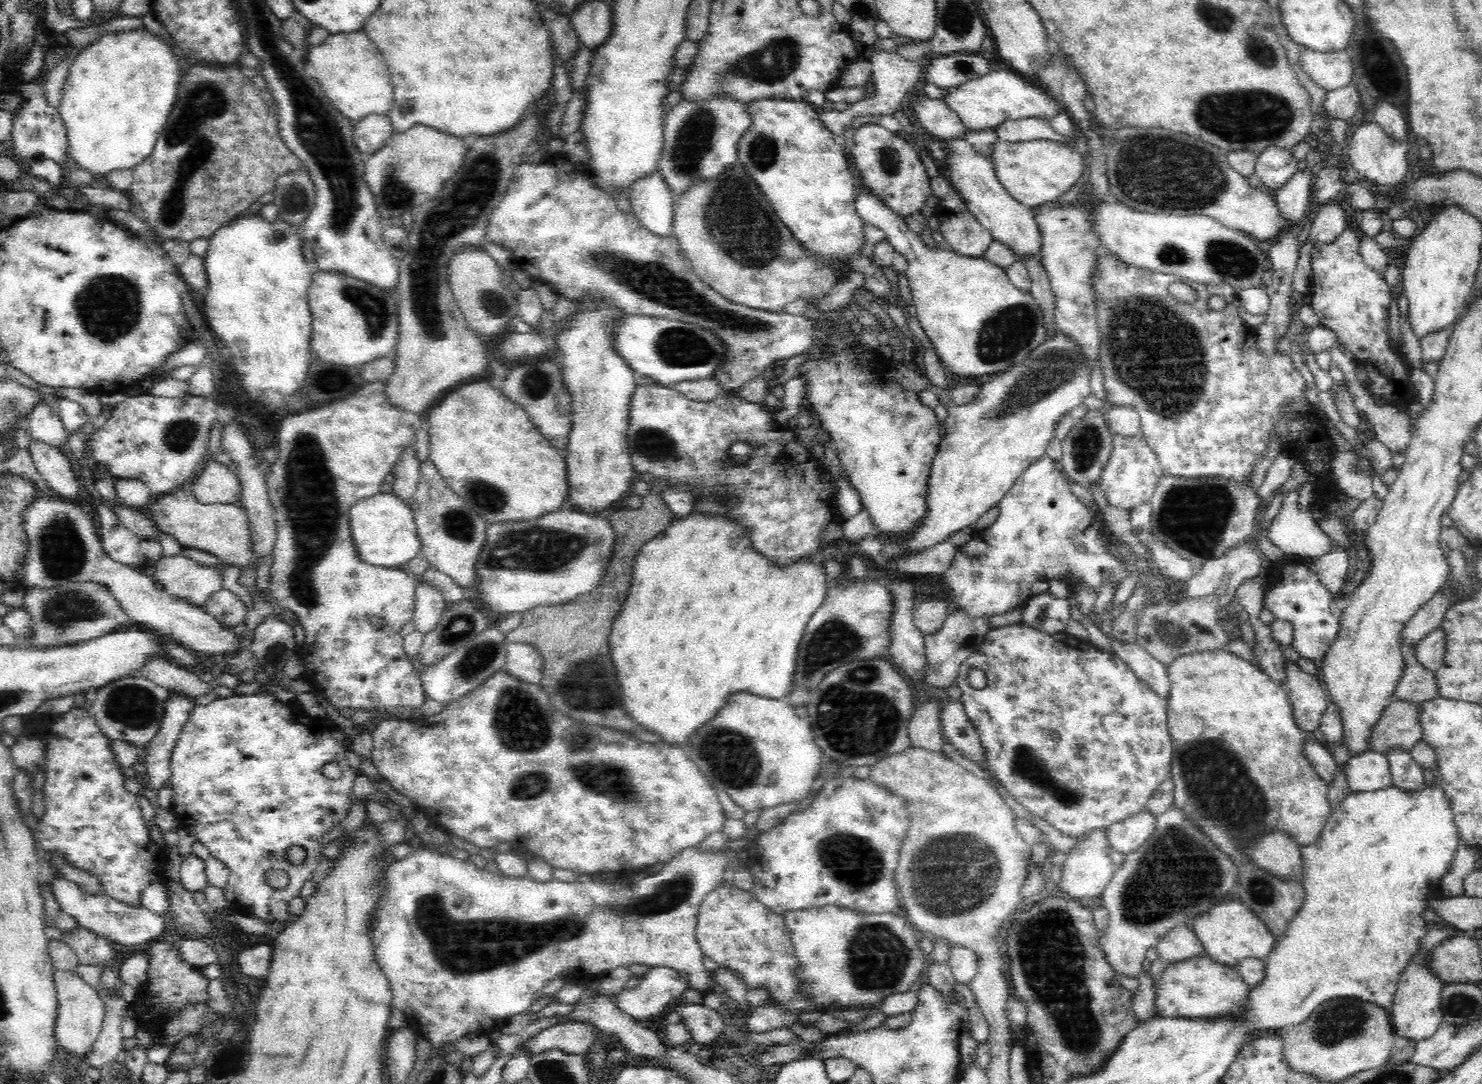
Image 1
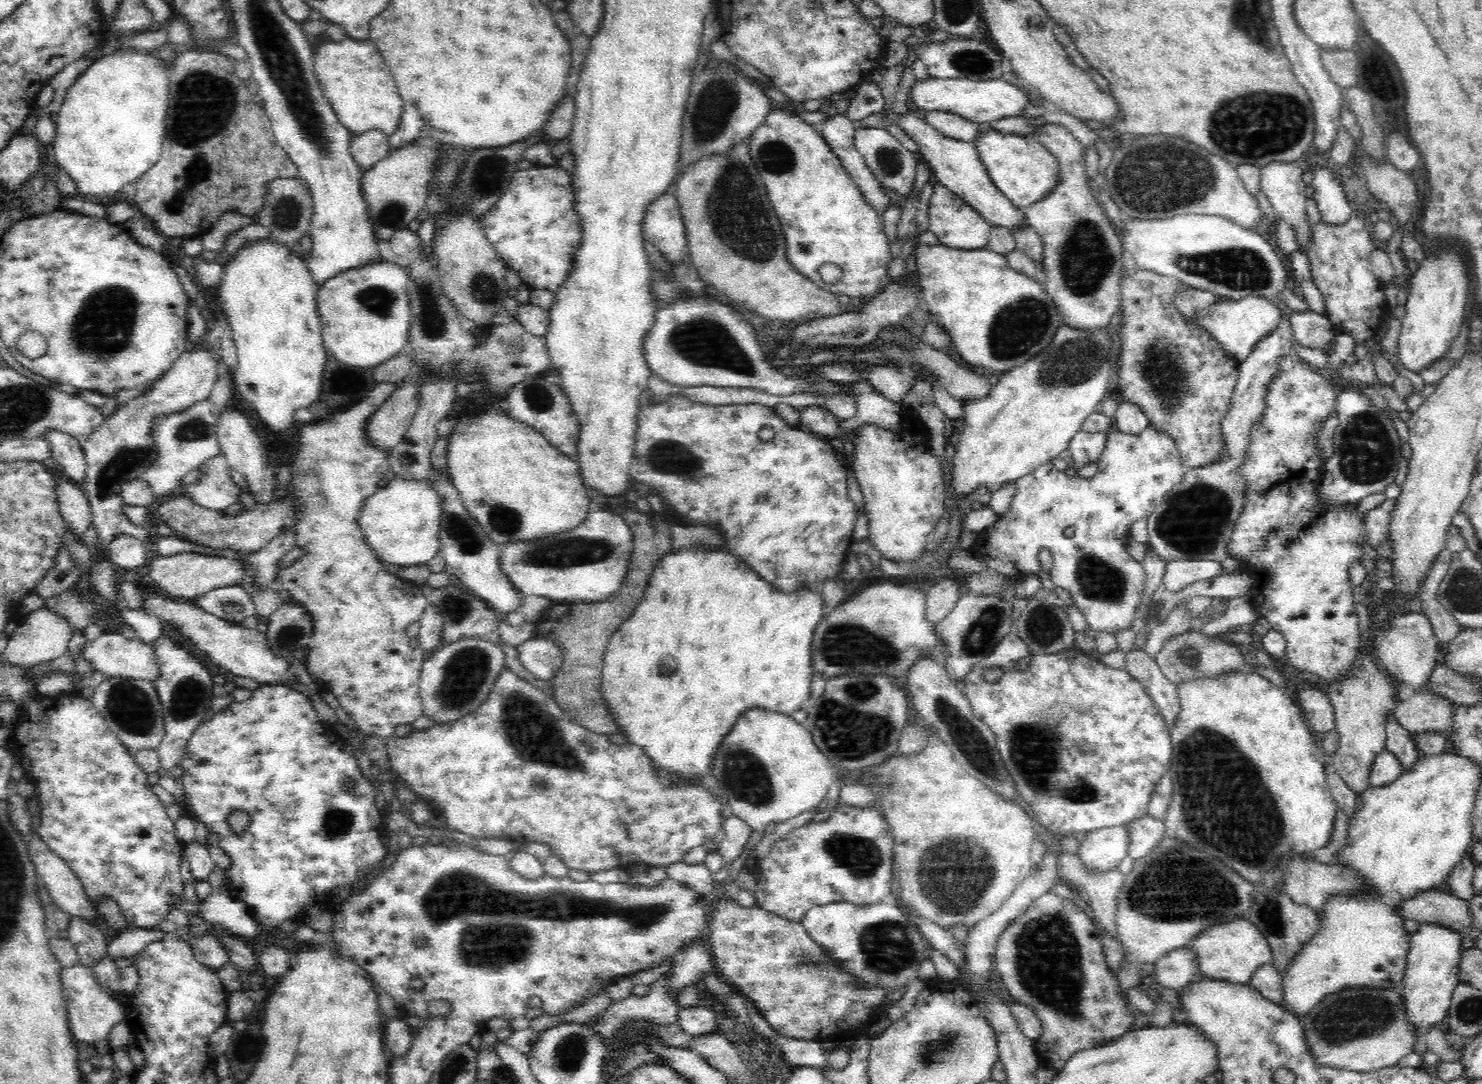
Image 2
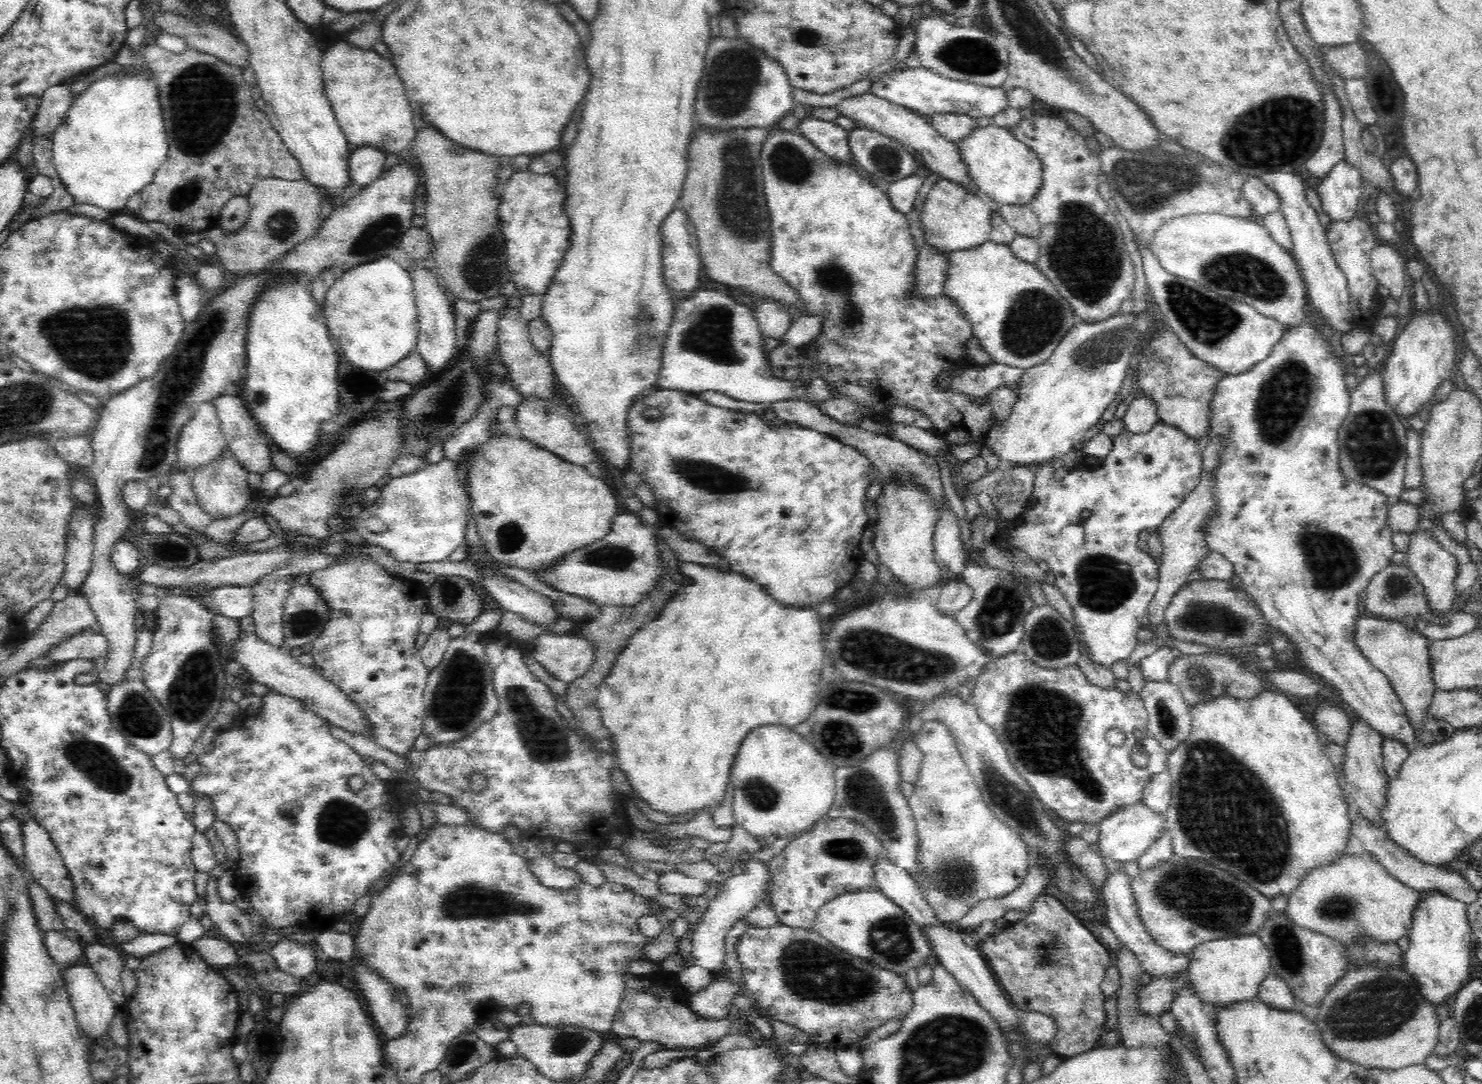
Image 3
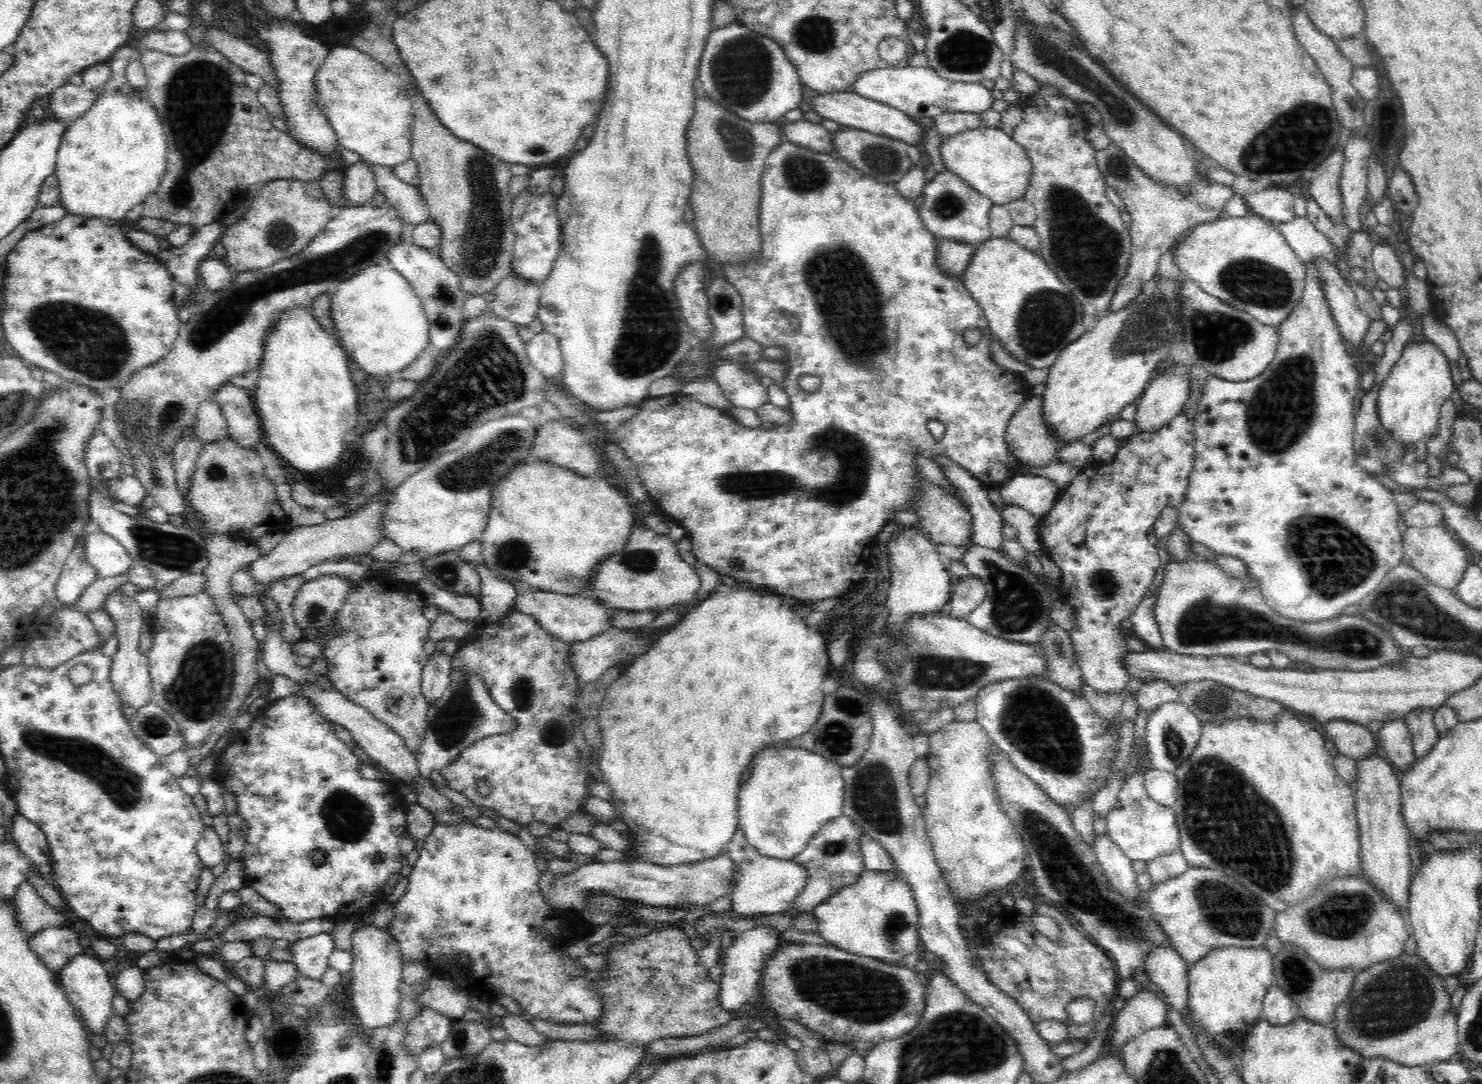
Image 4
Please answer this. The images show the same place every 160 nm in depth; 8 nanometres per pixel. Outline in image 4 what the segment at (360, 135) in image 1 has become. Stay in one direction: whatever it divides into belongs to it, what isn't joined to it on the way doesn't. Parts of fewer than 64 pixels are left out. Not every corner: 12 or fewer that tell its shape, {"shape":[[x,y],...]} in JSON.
{"shape":[[371,163],[352,164],[345,173],[350,206],[369,204],[377,185]]}

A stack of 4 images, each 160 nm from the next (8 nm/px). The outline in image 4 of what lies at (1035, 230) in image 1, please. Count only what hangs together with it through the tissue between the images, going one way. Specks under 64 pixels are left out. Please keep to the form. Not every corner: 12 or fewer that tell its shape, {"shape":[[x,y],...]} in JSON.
{"shape":[[852,90],[816,93],[824,119],[916,144],[922,126]]}

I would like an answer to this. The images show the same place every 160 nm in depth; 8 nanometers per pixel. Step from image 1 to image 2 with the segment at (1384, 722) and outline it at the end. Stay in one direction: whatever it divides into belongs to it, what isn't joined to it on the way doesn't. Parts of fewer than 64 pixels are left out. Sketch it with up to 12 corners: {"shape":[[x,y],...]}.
{"shape":[[1428,689],[1394,715],[1410,737],[1448,731],[1457,704]]}

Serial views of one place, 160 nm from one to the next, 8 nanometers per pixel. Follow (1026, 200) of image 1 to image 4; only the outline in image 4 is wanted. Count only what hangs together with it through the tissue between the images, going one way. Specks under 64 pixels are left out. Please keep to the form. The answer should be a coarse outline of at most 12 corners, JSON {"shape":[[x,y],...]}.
{"shape":[[999,127],[940,137],[944,166],[993,204],[1024,198],[1026,149]]}

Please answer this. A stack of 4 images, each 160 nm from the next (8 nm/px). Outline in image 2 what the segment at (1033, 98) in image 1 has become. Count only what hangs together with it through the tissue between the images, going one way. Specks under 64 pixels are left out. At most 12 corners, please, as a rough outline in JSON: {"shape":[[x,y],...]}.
{"shape":[[1002,78],[914,81],[913,110],[977,124],[1018,116],[1028,91]]}

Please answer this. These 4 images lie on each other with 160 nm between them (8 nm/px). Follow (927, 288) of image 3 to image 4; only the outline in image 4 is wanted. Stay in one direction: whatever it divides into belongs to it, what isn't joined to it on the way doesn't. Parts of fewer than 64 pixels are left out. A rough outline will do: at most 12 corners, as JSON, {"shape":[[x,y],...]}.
{"shape":[[940,238],[938,267],[962,277],[976,245]]}

